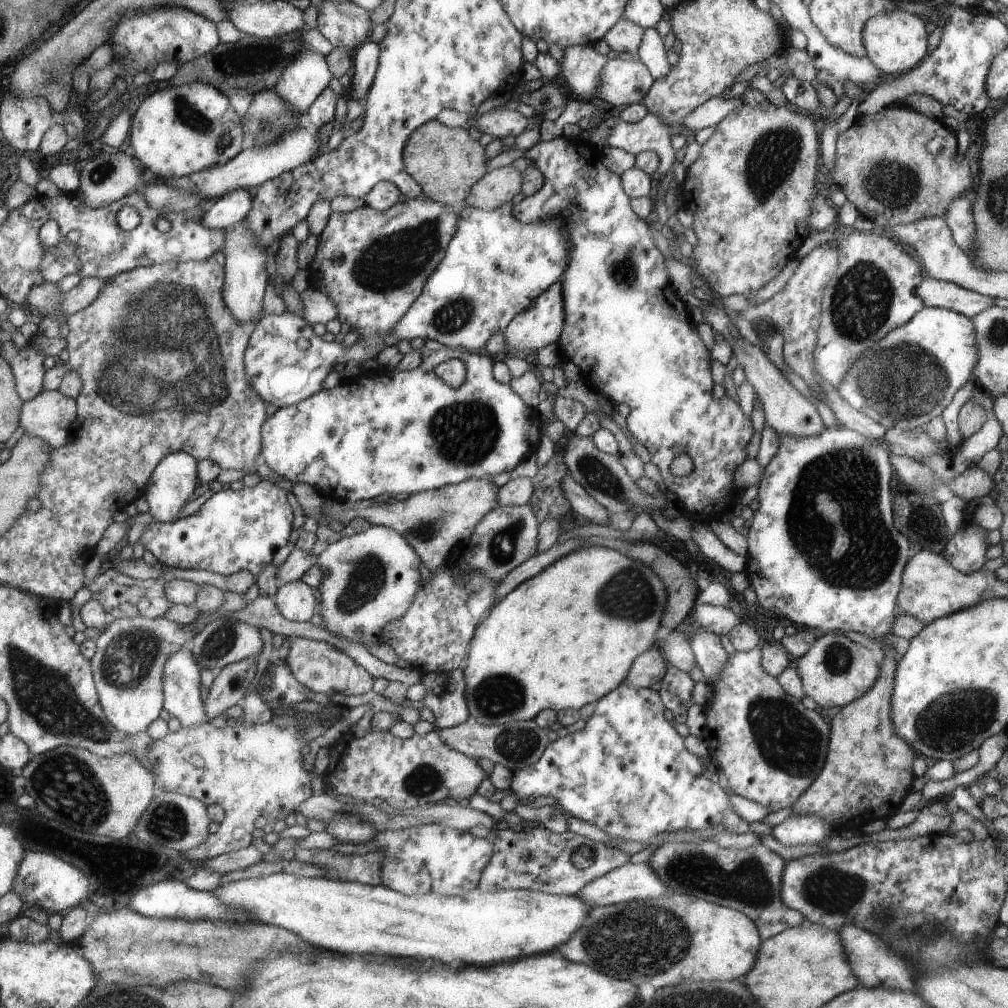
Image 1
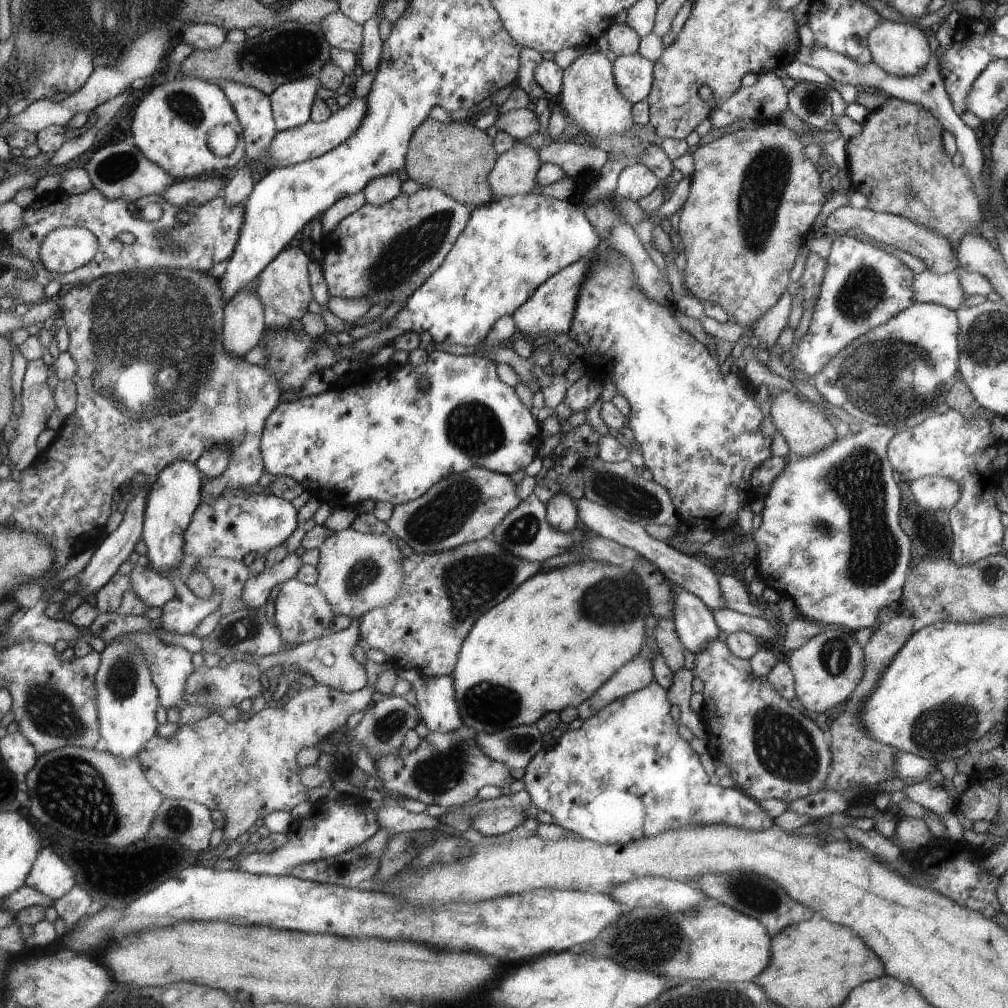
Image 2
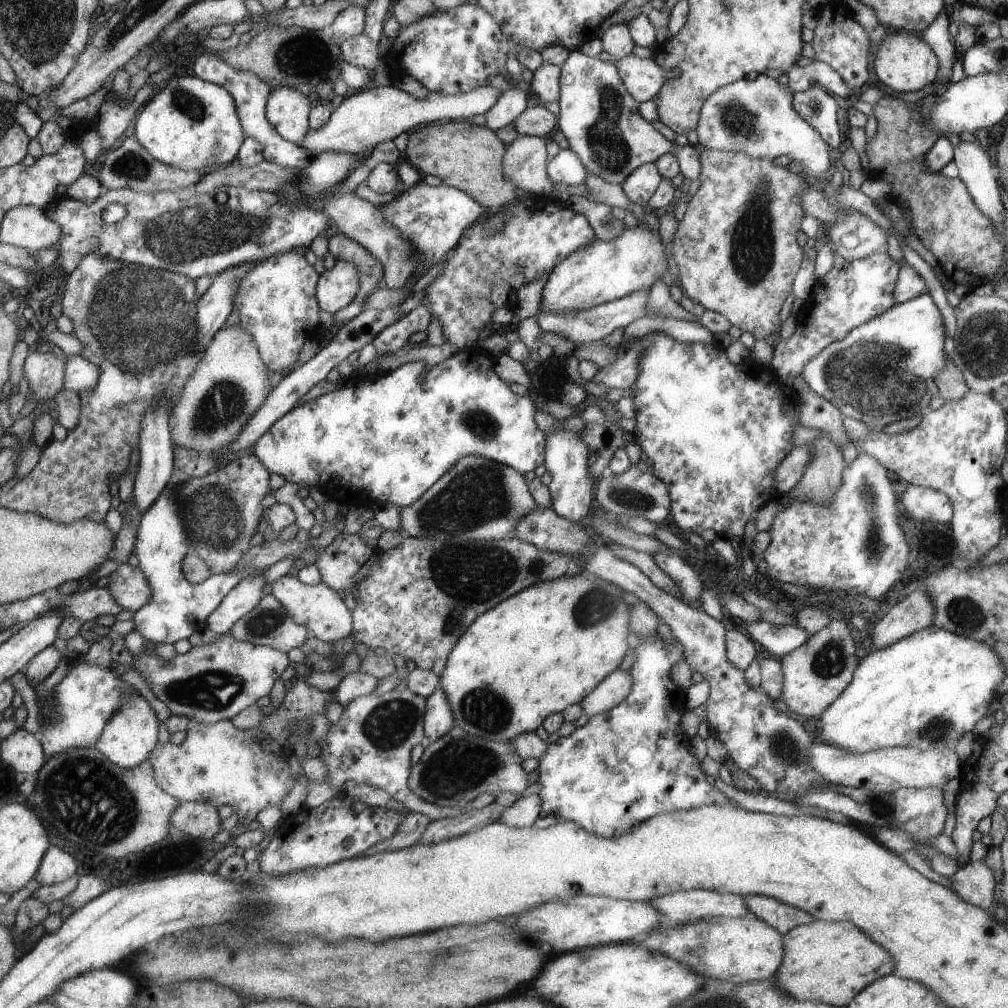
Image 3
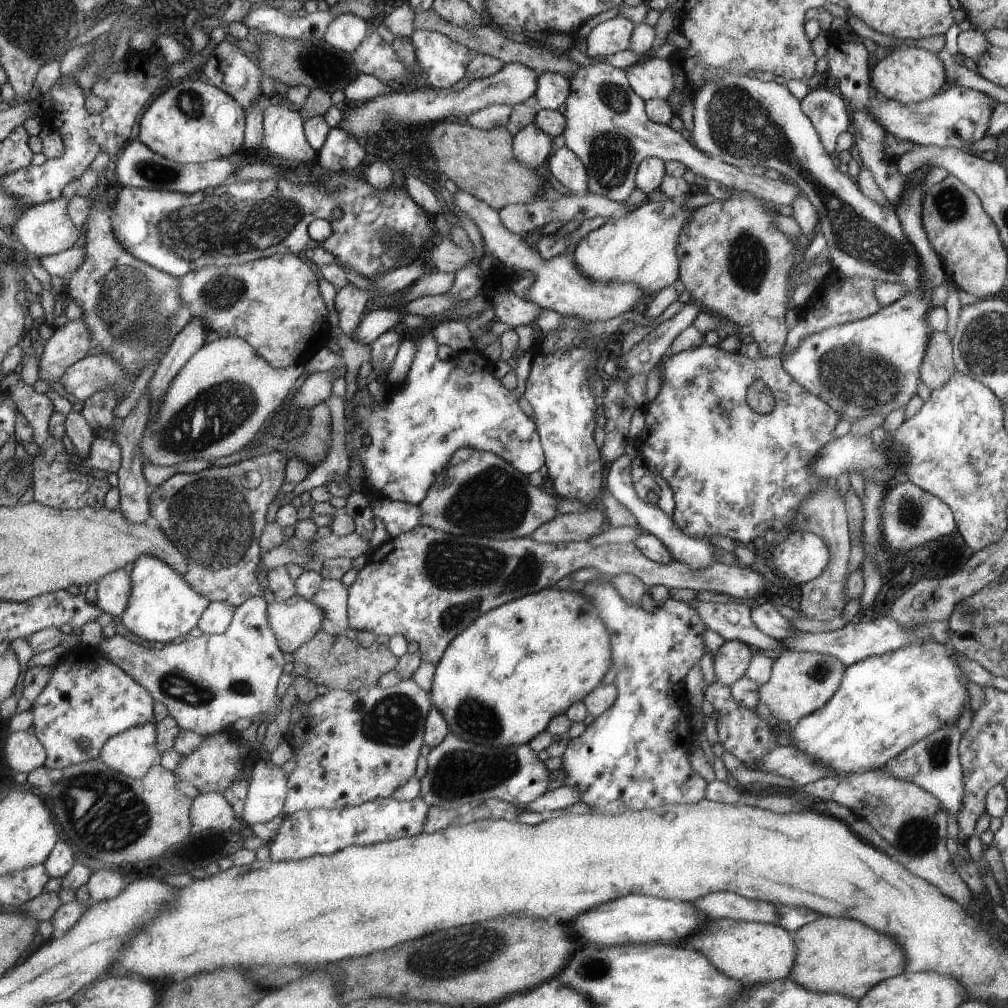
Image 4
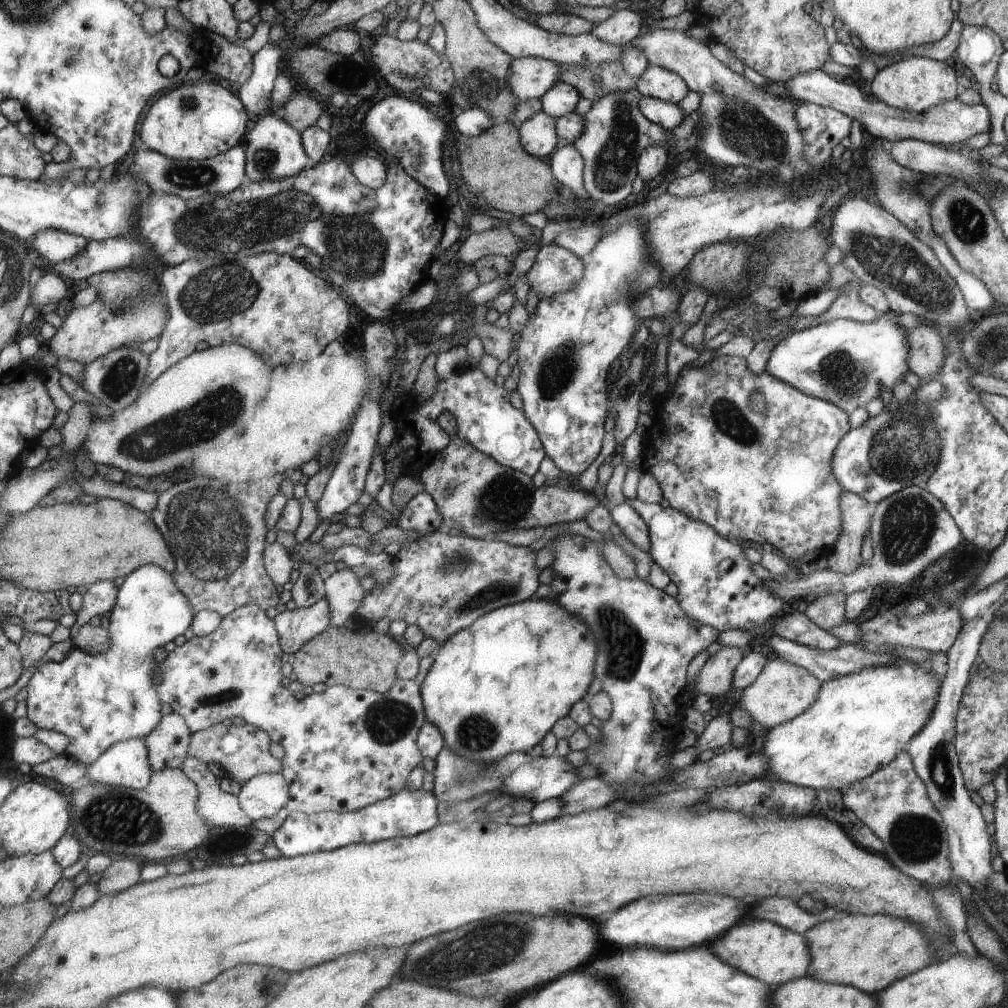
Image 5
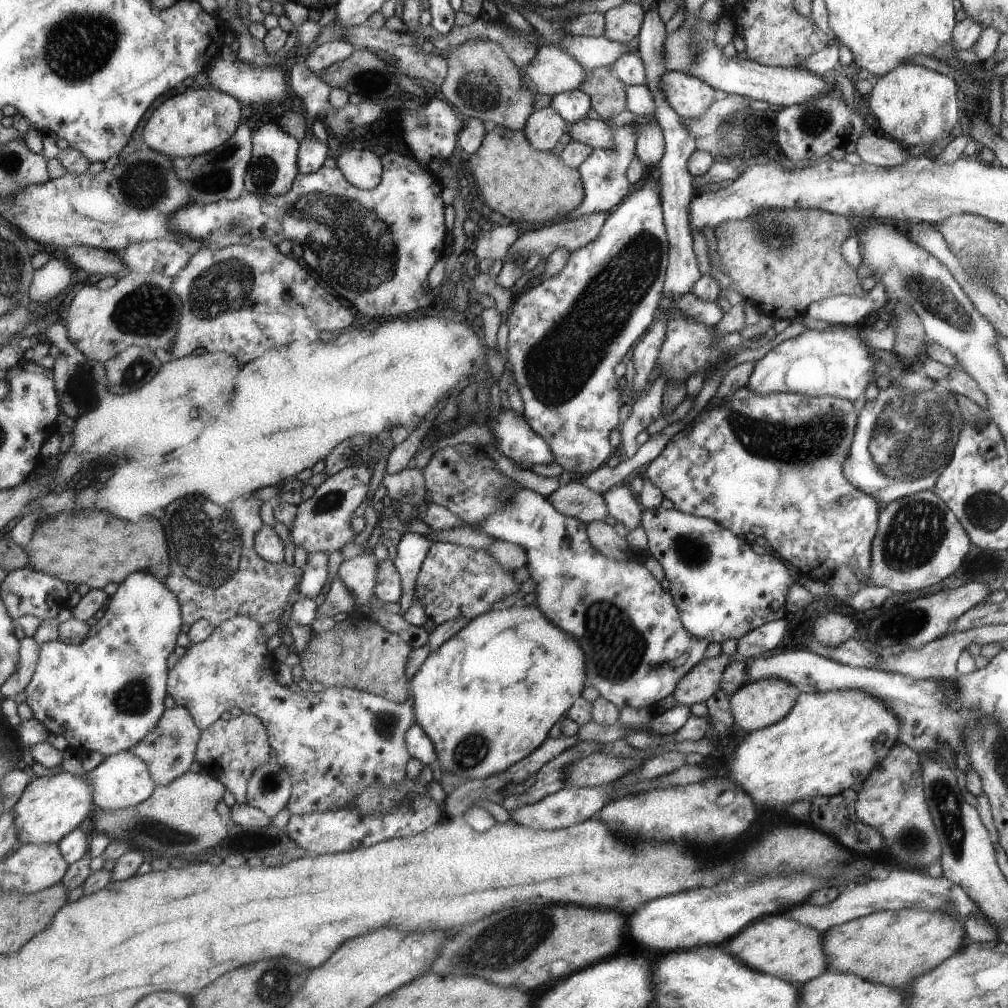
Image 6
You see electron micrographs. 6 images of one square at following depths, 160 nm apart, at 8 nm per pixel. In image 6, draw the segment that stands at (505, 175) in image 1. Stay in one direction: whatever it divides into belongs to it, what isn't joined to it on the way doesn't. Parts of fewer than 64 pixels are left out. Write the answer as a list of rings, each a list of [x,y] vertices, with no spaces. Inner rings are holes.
[[[547,106],[527,117],[523,131],[531,146],[540,151],[551,151],[565,132],[565,123],[557,112]]]

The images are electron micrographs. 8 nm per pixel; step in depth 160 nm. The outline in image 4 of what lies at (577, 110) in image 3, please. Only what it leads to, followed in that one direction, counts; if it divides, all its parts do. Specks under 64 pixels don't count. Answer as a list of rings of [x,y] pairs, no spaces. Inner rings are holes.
[[[594,62],[593,64],[580,66],[568,78],[568,85],[571,90],[567,95],[566,101],[563,103],[564,110],[562,113],[565,117],[565,126],[562,132],[564,146],[583,163],[586,170],[586,188],[591,193],[608,198],[610,201],[623,203],[623,200],[633,190],[633,176],[636,176],[635,168],[639,168],[639,164],[644,158],[657,157],[663,162],[680,162],[695,175],[705,177],[709,180],[715,180],[715,182],[719,182],[725,188],[731,188],[733,191],[740,190],[748,192],[773,205],[790,205],[799,194],[802,194],[802,190],[793,182],[785,179],[767,179],[764,175],[756,176],[746,170],[738,169],[736,166],[728,165],[721,162],[721,159],[709,156],[701,152],[697,147],[691,146],[687,139],[681,136],[681,133],[673,131],[668,125],[654,123],[645,114],[645,100],[634,92],[624,71],[608,63]]]

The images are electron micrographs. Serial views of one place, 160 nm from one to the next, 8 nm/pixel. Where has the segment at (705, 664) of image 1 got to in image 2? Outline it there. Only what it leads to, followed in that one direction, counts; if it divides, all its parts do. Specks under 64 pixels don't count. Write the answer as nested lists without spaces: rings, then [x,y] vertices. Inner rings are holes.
[[[677,585],[672,586],[672,591],[675,609],[671,619],[677,636],[684,648],[696,655],[717,638],[719,630],[702,600]]]

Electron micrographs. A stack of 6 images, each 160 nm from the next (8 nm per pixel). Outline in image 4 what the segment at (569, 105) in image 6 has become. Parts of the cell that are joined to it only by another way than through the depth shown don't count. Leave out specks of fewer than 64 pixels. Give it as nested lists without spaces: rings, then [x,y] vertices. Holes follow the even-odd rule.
[[[542,72],[536,76],[536,89],[533,97],[539,109],[555,109],[566,101],[570,93],[569,81],[554,72]]]

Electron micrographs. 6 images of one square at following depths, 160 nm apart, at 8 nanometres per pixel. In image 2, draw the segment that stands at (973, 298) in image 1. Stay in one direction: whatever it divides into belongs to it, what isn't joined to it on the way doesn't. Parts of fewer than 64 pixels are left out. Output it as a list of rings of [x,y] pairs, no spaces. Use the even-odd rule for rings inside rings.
[[[922,271],[916,274],[912,289],[915,303],[935,303],[954,311],[965,306],[962,302],[966,294],[953,271],[942,275]]]

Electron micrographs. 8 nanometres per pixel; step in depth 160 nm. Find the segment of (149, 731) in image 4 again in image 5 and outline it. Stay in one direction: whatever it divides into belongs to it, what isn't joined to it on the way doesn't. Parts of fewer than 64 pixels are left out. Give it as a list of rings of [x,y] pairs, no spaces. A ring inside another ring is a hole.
[[[146,738],[116,742],[87,770],[87,782],[143,790],[154,773]]]

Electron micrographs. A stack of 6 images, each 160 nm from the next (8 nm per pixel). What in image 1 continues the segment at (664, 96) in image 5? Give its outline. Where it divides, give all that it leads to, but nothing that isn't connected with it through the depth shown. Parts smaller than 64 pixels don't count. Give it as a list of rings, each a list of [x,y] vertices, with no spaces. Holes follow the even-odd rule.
[[[609,59],[603,68],[598,101],[603,105],[627,106],[643,101],[652,86],[647,67],[640,61]]]

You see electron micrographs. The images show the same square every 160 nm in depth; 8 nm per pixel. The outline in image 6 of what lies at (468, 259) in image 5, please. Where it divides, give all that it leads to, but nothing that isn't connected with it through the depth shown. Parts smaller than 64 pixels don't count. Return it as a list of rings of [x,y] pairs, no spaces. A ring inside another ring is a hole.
[[[609,212],[591,213],[566,222],[551,224],[549,227],[540,226],[536,229],[525,231],[511,243],[511,246],[508,248],[509,254],[519,254],[519,259],[523,261],[533,253],[539,254],[541,259],[546,258],[556,248],[564,248],[571,254],[578,248],[585,246],[588,242],[591,242],[599,234],[601,225],[605,222],[608,214]]]

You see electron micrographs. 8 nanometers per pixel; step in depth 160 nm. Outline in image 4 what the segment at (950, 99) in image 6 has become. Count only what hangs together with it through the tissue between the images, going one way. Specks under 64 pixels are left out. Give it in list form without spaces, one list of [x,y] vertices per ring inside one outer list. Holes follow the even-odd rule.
[[[901,45],[881,60],[878,60],[871,70],[870,86],[872,93],[883,99],[893,99],[900,103],[918,103],[932,97],[939,92],[940,87],[946,81],[943,63],[935,53],[929,50]]]

